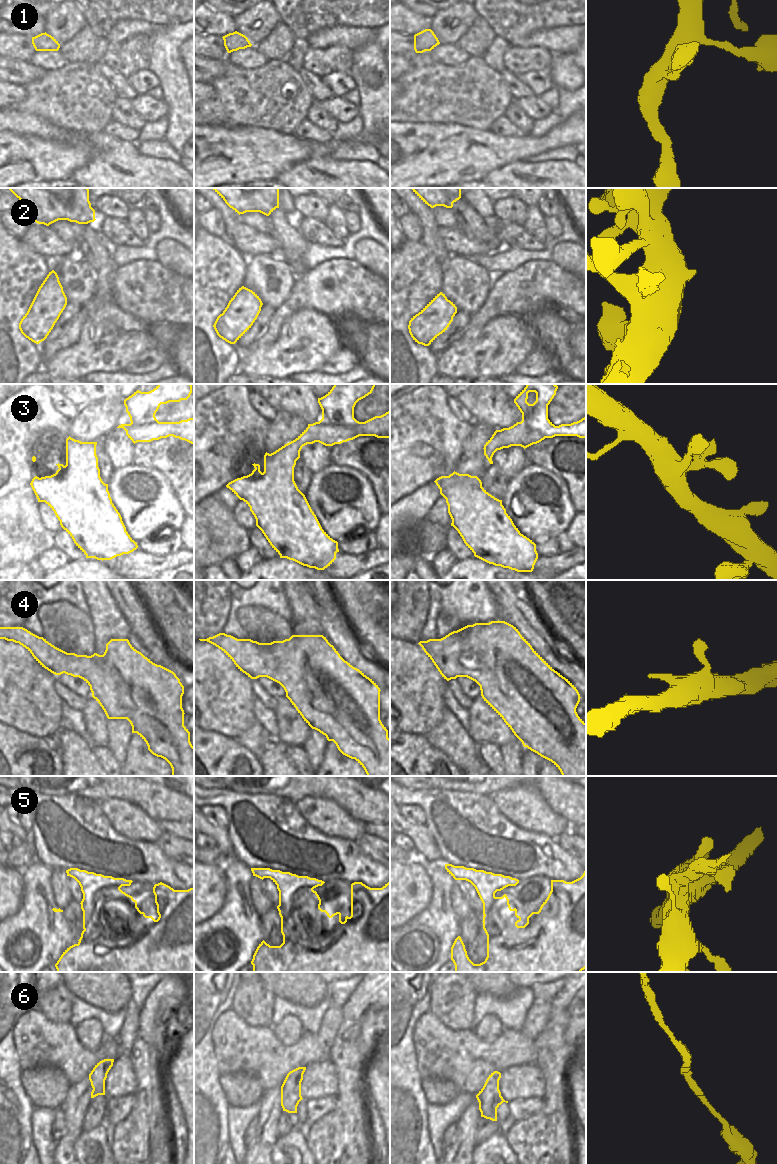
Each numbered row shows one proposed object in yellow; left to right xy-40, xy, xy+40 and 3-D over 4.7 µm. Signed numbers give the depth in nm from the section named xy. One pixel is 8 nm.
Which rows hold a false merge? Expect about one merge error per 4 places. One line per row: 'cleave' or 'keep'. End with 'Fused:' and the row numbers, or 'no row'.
1: keep
2: keep
3: keep
4: keep
5: cleave
6: keep
Fused: 5

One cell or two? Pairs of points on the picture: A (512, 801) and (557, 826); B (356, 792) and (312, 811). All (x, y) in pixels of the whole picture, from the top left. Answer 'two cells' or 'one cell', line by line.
A: one cell
B: two cells

